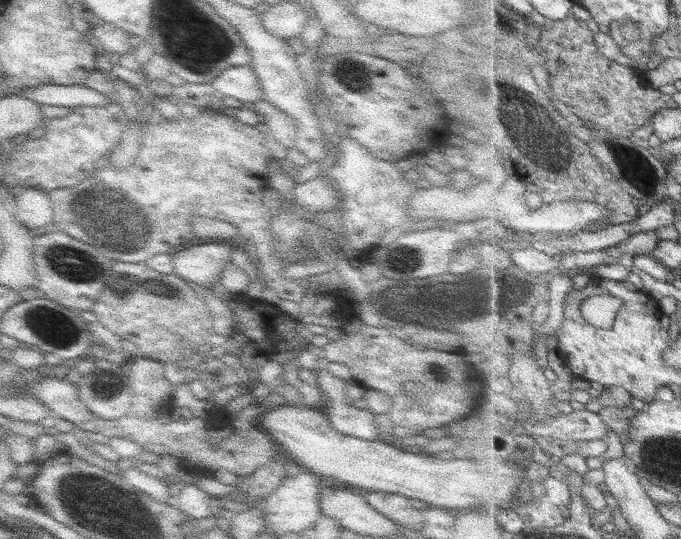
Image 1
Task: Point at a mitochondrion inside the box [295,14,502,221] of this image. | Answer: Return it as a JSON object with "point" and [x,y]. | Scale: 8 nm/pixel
{"point":[356,79]}

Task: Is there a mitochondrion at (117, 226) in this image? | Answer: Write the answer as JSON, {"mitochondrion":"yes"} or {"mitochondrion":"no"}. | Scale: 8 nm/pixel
{"mitochondrion":"yes"}

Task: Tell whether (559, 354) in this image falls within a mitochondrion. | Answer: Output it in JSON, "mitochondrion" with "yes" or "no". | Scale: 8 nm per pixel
{"mitochondrion":"no"}

